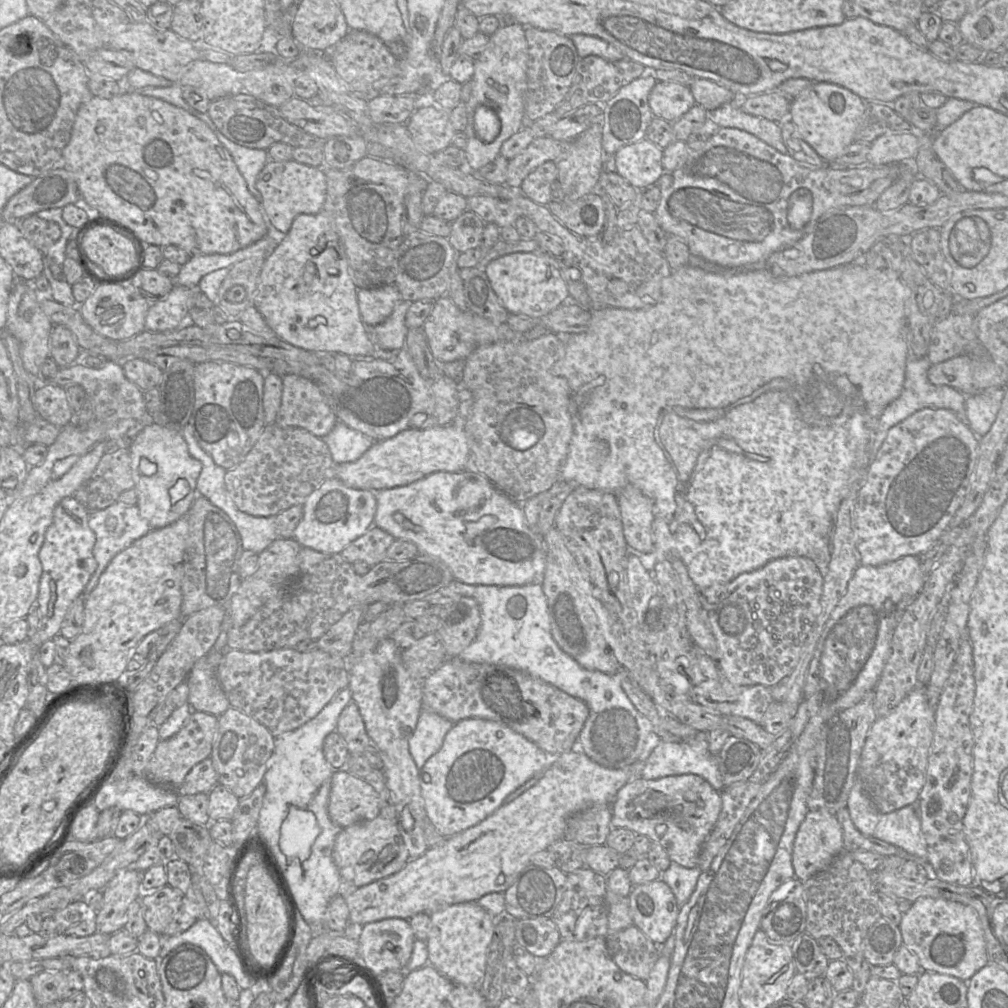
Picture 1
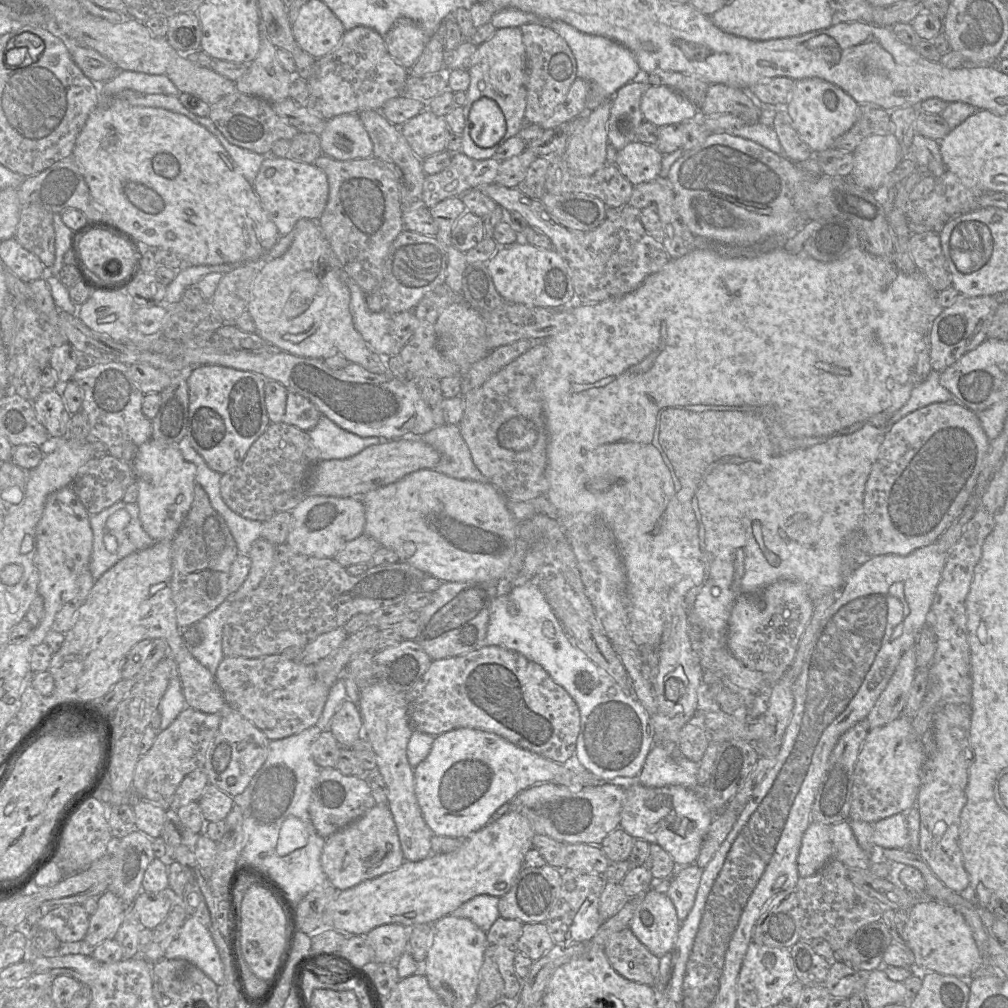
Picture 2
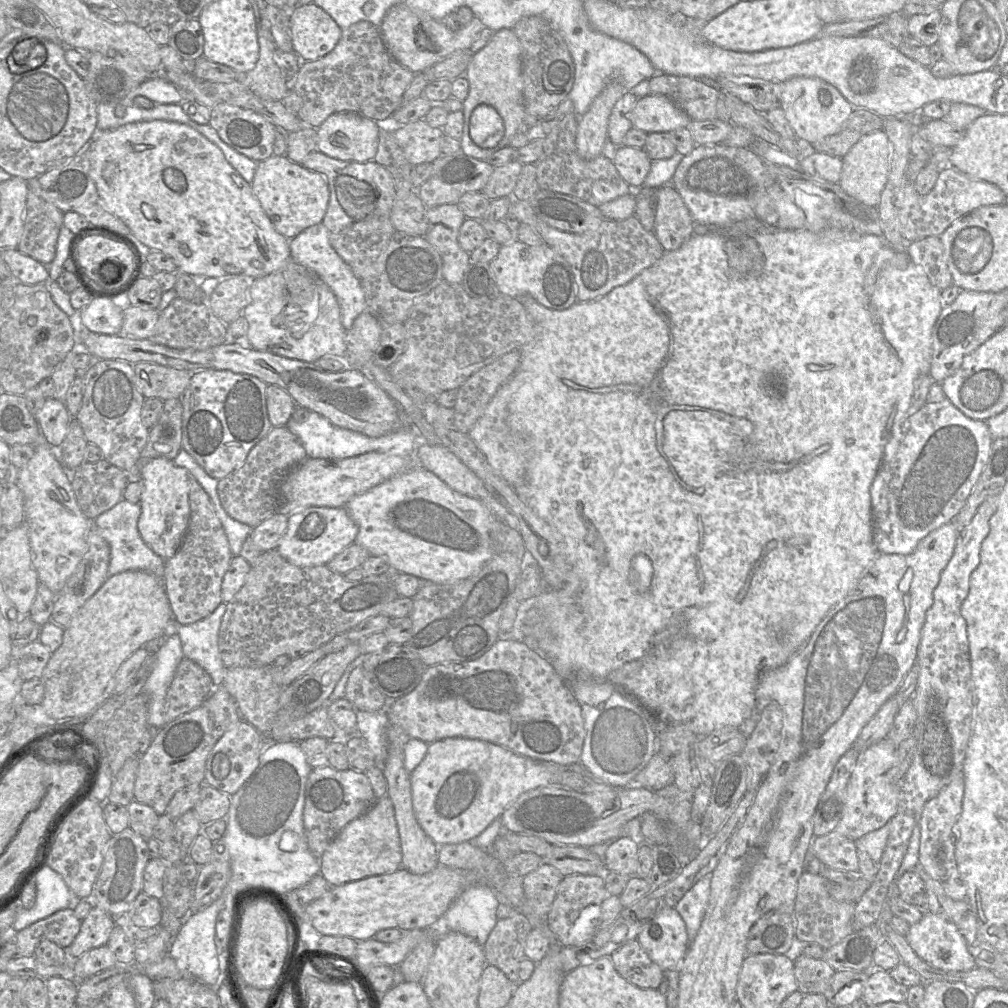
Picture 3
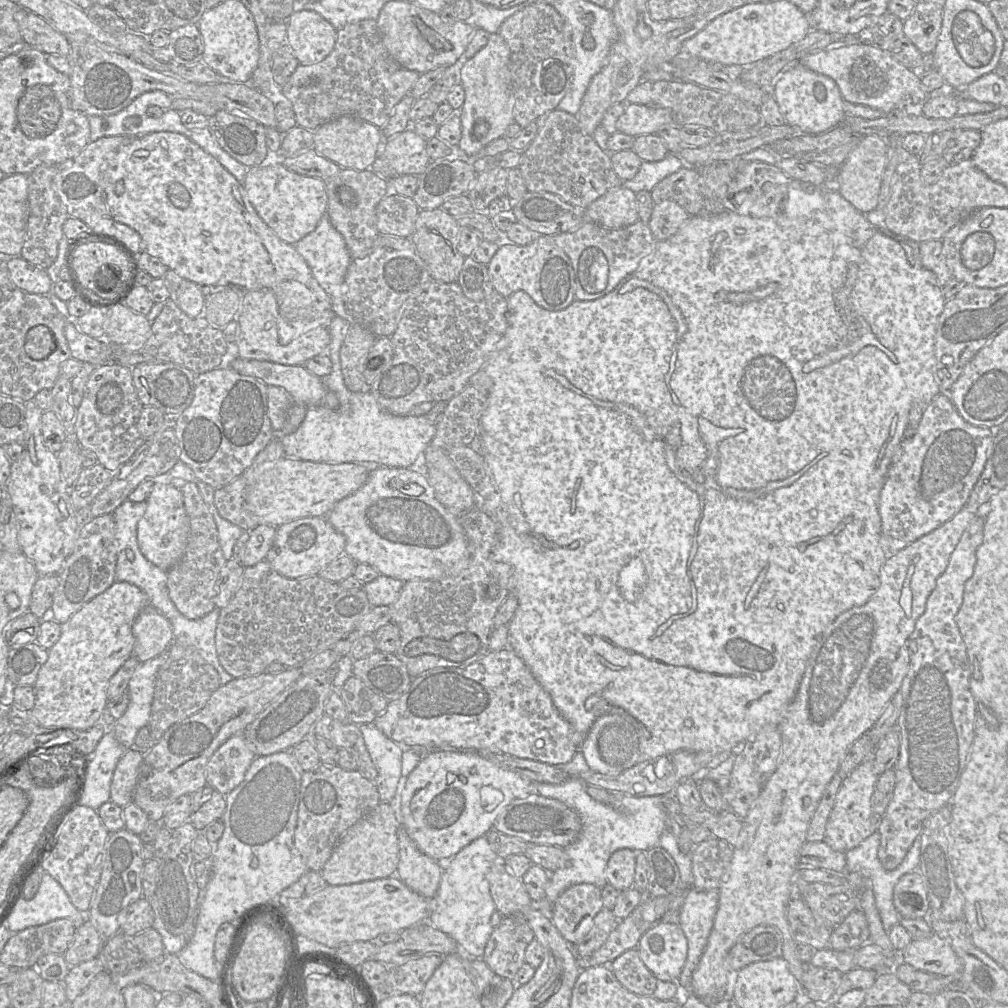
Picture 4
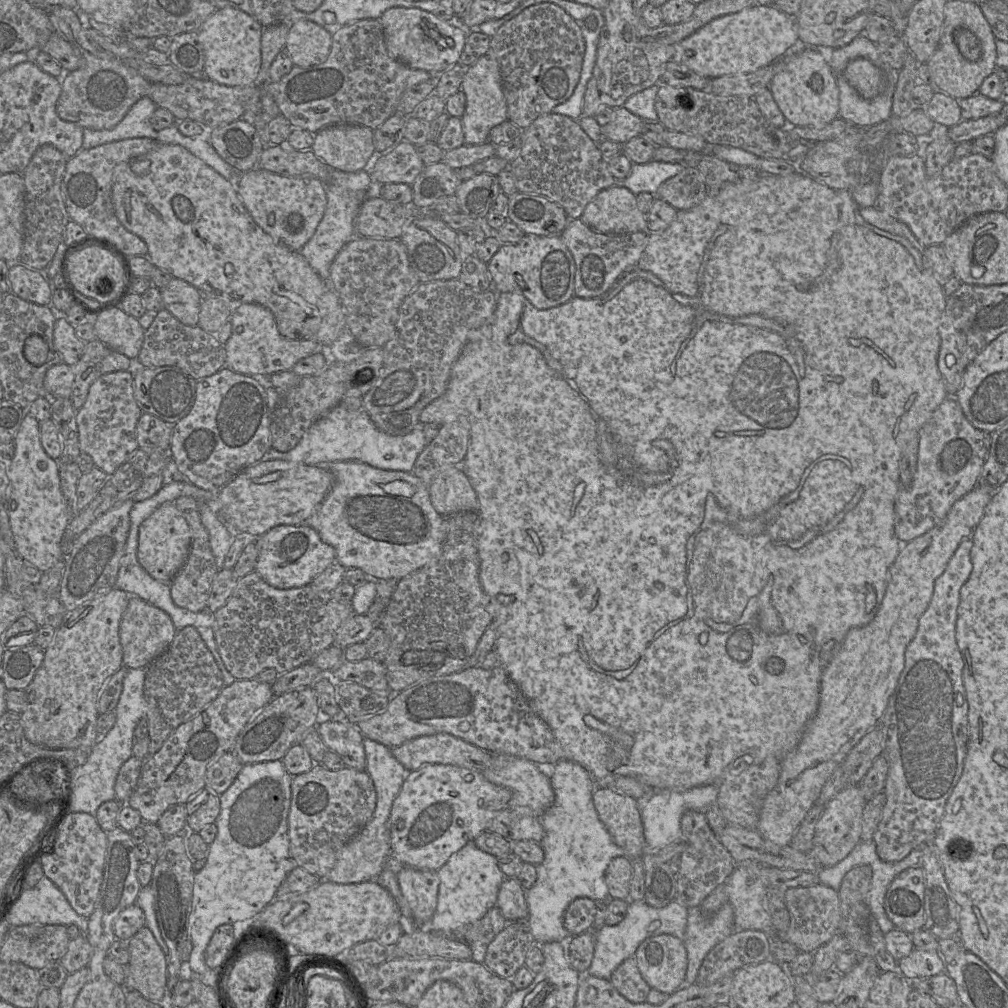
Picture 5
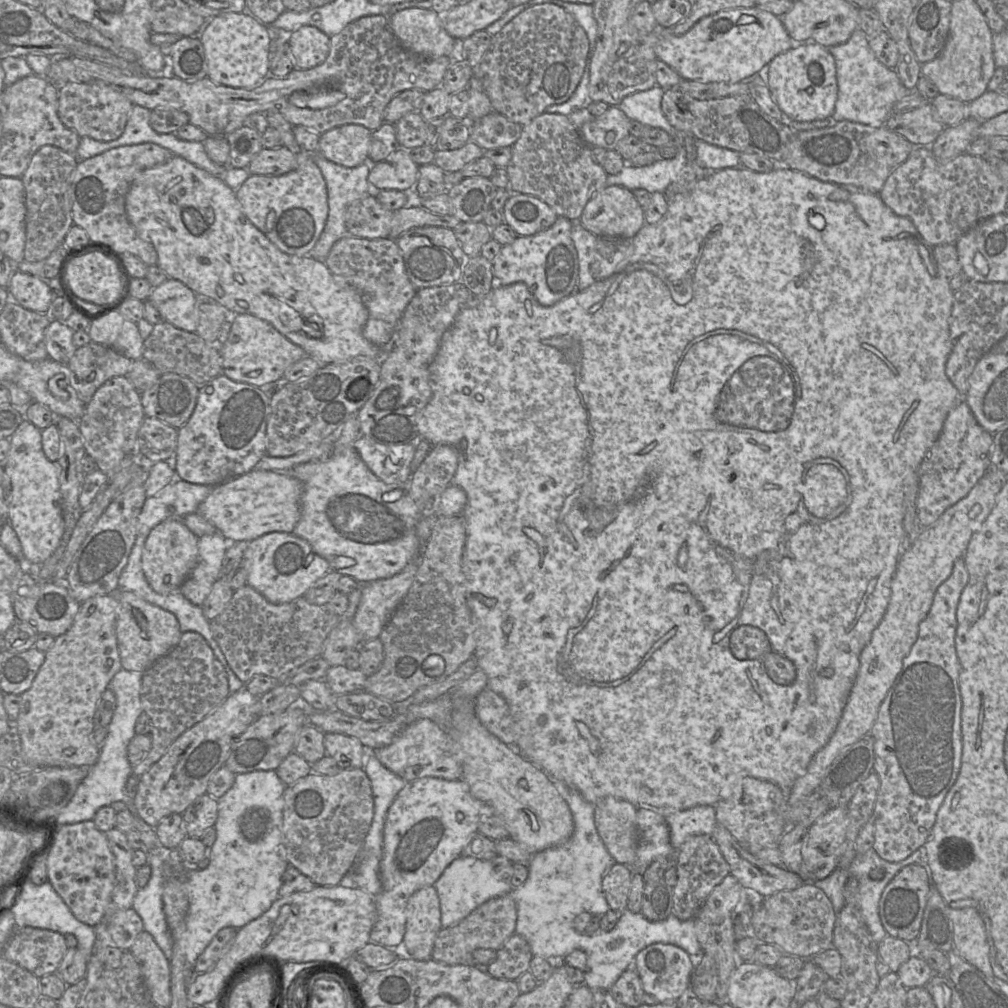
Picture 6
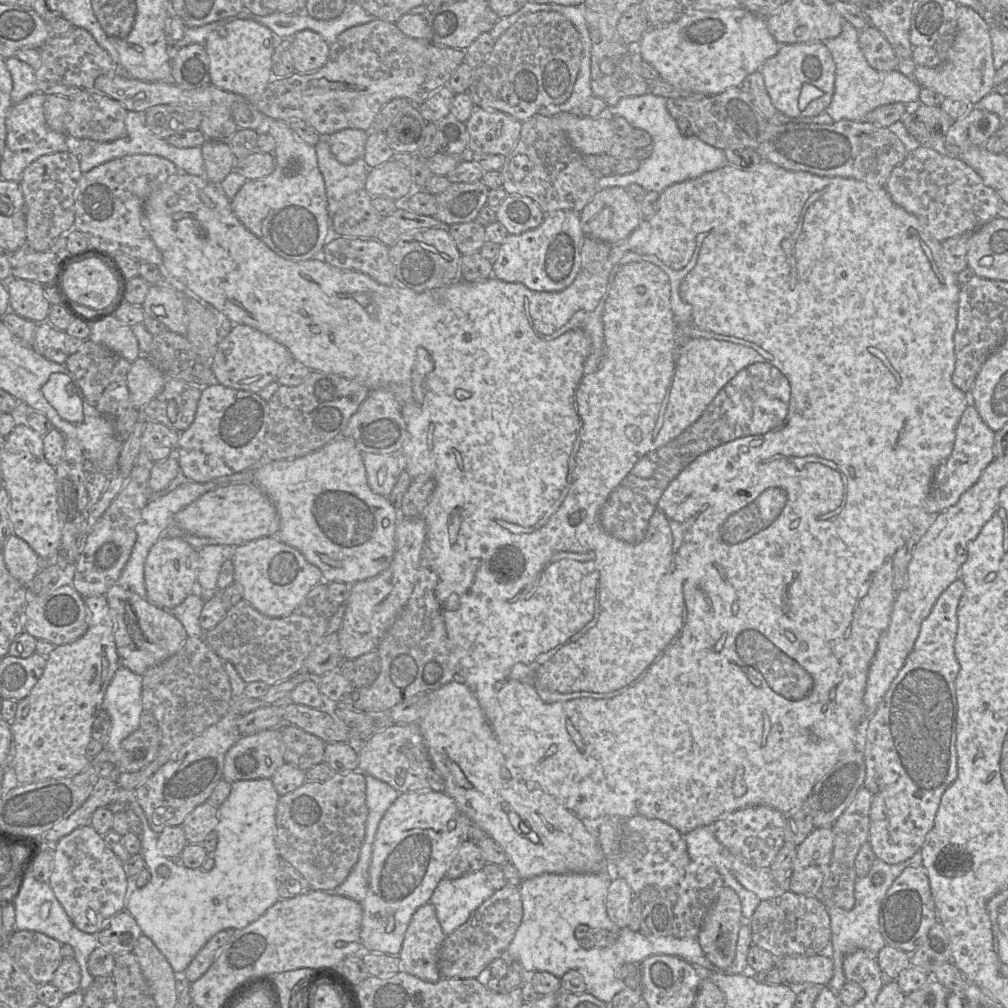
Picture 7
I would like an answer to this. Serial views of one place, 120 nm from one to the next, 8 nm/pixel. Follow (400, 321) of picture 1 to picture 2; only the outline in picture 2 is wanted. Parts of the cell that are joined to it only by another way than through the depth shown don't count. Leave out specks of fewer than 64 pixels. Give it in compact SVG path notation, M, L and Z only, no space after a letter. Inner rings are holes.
M346 274L350 292L350 312L356 330L378 355L400 354L402 347L389 332L393 315L387 311L372 312L366 303L366 293Z

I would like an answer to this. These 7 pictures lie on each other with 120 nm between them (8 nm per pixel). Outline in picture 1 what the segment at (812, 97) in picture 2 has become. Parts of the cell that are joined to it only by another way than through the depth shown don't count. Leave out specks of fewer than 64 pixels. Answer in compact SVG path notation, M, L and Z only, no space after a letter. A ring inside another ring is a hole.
M812 82L791 100L789 119L798 135L827 164L833 163L854 143L865 112L865 101L846 88L826 82Z

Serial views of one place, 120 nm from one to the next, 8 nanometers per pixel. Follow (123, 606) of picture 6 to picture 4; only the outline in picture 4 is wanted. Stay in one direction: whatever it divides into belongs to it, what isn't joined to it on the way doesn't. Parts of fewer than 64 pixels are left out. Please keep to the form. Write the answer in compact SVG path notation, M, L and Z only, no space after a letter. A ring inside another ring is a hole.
M151 605L139 613L132 630L135 638L133 655L140 663L166 652L173 643L170 622Z

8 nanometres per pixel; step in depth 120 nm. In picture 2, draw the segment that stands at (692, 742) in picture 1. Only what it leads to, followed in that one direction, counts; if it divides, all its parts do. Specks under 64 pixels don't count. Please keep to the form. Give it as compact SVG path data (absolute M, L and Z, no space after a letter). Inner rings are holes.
M655 743L638 775L638 781L650 788L680 785L694 790L699 785L699 766L685 756L671 757L661 745Z

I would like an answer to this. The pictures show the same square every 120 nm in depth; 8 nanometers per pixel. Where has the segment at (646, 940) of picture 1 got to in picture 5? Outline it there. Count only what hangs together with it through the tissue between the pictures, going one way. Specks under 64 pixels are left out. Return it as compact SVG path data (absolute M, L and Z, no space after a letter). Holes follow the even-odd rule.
M635 956L624 960L612 973L611 983L617 991L633 1003L644 1003L651 987L643 979Z

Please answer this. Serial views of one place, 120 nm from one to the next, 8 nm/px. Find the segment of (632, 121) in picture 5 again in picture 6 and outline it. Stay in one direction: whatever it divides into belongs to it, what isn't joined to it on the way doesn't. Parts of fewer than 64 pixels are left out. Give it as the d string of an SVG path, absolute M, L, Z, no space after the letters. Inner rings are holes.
M610 106L603 115L583 124L579 132L588 146L611 151L630 135L629 126L630 119L625 113L617 106Z

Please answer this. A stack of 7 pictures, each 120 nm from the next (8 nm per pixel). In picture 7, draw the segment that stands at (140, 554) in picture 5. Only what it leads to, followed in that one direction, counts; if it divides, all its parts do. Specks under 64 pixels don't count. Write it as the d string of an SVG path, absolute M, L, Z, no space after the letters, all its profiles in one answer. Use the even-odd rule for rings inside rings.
M181 538L159 539L150 549L144 565L146 599L160 609L171 609L180 605L193 591L197 583L199 553Z

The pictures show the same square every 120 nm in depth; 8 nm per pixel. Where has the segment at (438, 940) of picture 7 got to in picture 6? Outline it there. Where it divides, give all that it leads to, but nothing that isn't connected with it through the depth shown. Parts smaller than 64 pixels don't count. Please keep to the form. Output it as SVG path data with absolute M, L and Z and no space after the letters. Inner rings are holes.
M434 886L412 894L406 907L405 953L415 960L432 959L434 943L442 930L440 900Z

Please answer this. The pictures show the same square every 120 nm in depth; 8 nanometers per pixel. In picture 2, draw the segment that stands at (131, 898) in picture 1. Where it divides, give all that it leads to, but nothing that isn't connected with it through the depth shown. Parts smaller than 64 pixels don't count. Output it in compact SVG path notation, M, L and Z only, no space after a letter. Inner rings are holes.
M107 890L98 897L97 909L90 916L89 927L83 941L94 948L107 939L113 939L120 927L126 904Z

